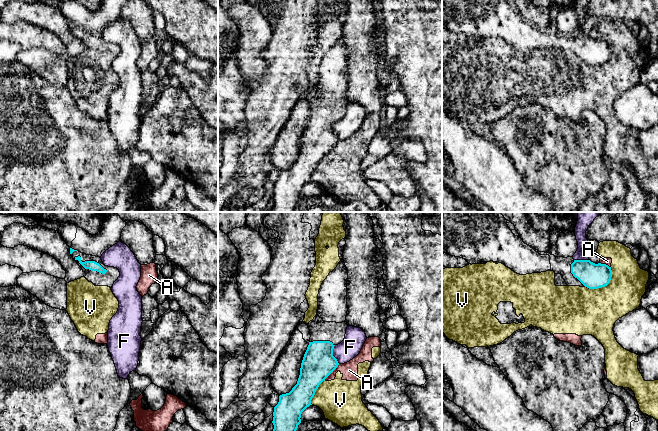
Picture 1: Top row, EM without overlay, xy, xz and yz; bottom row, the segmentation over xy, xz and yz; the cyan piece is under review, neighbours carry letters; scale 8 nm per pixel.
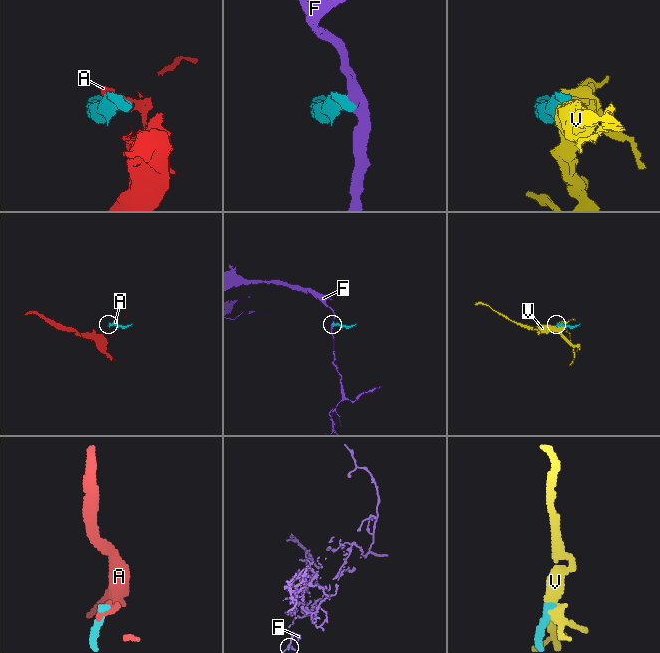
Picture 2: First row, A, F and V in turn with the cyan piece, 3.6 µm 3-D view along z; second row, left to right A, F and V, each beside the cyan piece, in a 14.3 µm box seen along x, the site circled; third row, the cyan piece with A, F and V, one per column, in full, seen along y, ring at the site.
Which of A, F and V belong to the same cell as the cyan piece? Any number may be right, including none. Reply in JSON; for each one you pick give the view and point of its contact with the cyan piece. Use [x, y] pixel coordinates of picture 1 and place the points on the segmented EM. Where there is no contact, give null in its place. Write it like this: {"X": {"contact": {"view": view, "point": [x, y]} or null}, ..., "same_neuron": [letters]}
{"same_neuron": []}

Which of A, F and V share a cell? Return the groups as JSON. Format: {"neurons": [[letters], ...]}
{"neurons": [["A"], ["F"], ["V"]]}

